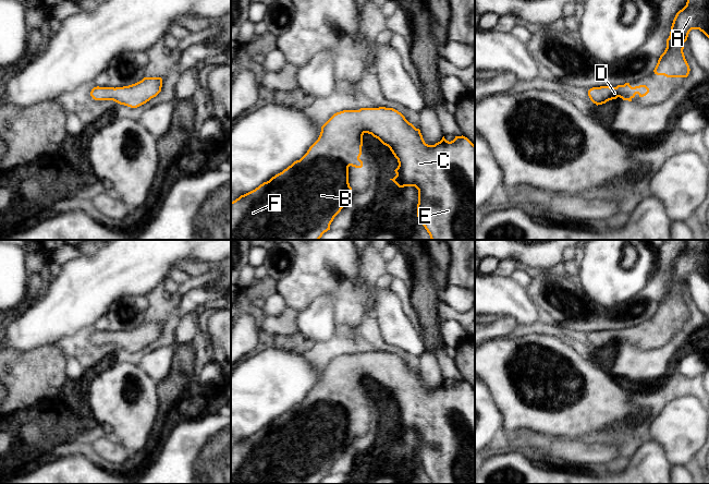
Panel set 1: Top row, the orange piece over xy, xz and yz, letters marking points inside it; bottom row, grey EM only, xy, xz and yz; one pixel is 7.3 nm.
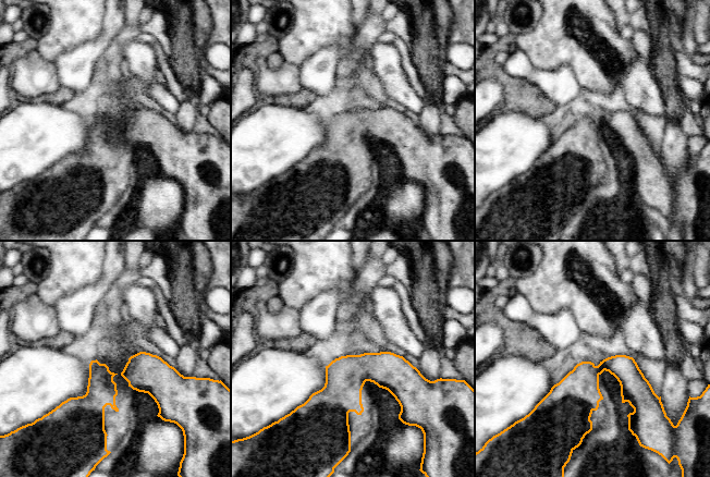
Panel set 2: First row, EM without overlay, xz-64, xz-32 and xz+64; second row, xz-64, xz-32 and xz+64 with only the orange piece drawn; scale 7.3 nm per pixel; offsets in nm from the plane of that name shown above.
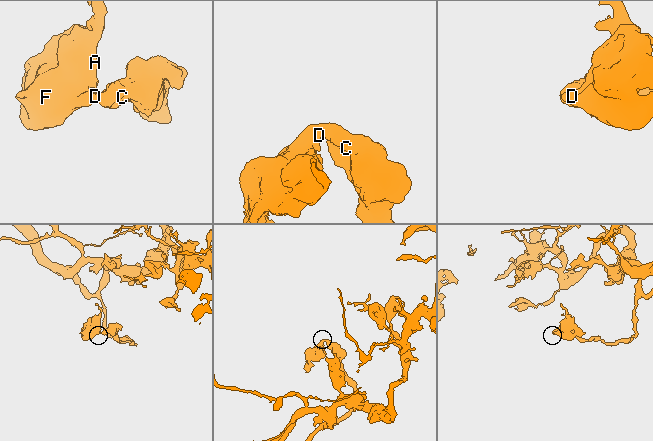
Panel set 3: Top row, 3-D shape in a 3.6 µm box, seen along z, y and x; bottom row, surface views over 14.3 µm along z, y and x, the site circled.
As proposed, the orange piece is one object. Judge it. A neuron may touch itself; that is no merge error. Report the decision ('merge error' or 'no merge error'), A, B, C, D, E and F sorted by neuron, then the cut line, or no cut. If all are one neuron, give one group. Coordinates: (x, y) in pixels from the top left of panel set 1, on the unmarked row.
no merge error; groups A B C D E F; cut none

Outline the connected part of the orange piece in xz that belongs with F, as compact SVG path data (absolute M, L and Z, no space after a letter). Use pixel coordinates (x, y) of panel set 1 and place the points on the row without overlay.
M360 352L359 354L343 354L334 358L322 371L318 384L309 391L307 397L282 416L272 421L269 425L264 426L255 434L241 439L231 446L231 484L319 484L325 476L330 474L330 469L334 461L341 456L344 448L351 443L352 432L349 427L349 411L362 412L363 406L359 403L362 399L363 379L371 378L378 383L383 389L388 390L394 401L398 403L399 410L394 414L396 420L392 424L399 432L415 431L418 434L417 461L427 474L431 484L475 484L475 389L465 380L455 380L451 386L444 380L435 389L425 387L419 373L409 367L405 361L393 352Z

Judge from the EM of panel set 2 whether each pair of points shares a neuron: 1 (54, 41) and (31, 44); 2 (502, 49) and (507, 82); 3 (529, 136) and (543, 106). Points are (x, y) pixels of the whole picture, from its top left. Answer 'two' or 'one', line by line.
1: two
2: one
3: two

